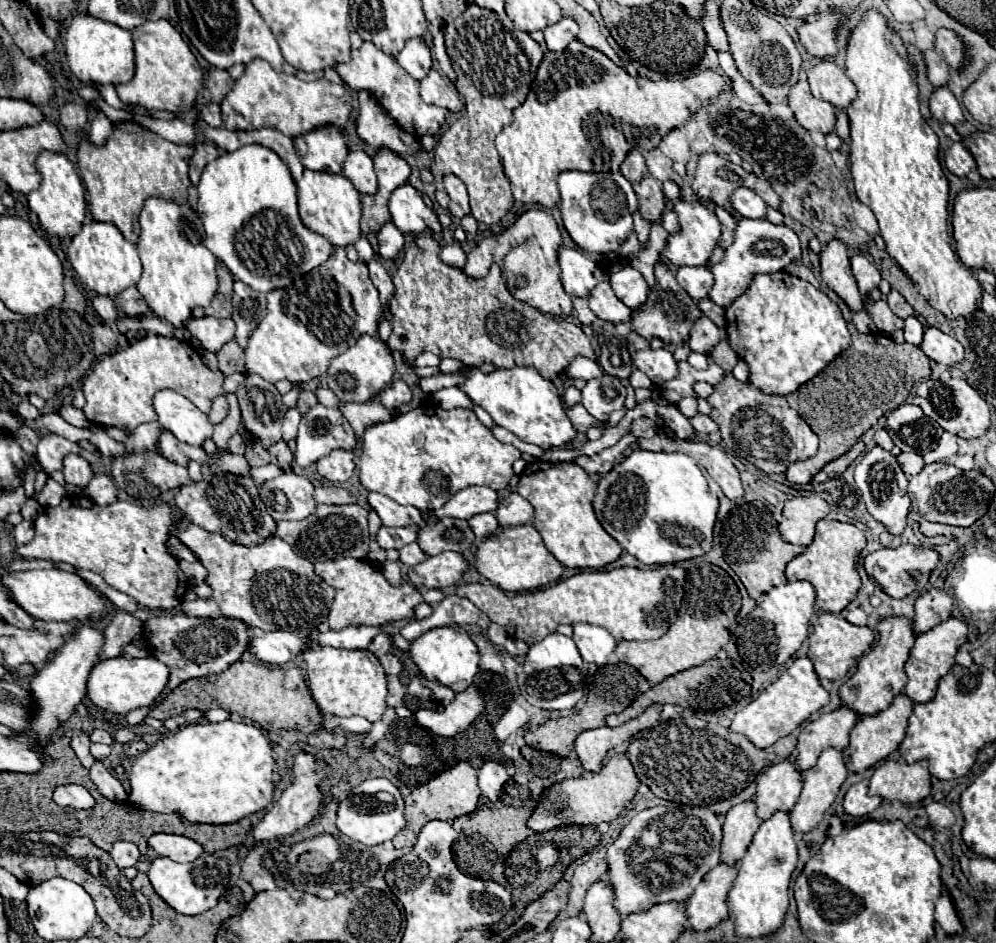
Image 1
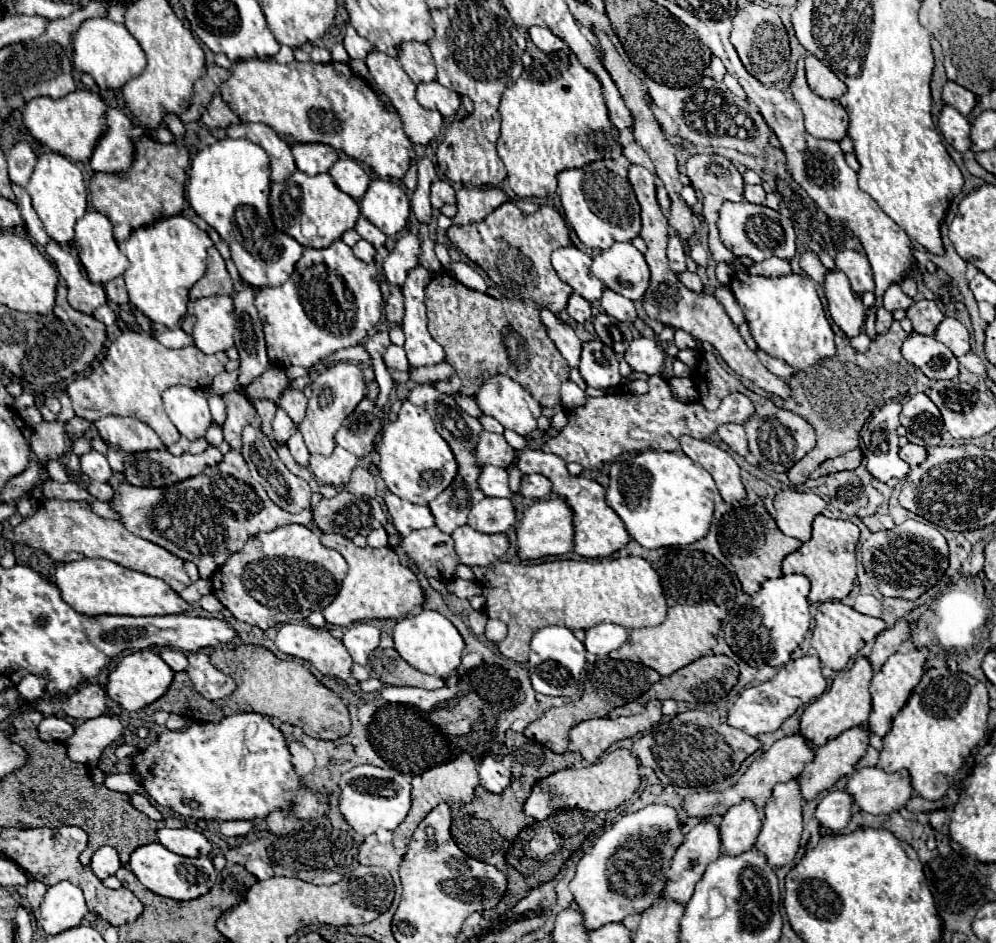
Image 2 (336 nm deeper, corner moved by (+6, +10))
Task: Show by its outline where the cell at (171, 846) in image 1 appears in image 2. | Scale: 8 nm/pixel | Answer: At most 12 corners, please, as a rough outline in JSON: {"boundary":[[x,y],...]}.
{"boundary":[[161,828],[157,840],[179,856],[207,856],[195,828]]}

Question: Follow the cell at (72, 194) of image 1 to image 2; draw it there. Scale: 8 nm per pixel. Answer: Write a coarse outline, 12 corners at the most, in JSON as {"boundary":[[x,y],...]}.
{"boundary":[[37,160],[27,192],[51,240],[69,244],[87,210],[81,170]]}

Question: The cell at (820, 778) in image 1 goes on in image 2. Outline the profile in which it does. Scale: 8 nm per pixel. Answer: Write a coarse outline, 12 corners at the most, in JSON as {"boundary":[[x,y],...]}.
{"boundary":[[777,784],[755,842],[775,868],[795,860],[805,800]]}

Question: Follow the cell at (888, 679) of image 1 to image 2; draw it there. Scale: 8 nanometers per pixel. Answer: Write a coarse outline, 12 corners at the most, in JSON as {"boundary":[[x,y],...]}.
{"boundary":[[859,656],[805,708],[799,734],[823,746],[871,714],[871,662]]}

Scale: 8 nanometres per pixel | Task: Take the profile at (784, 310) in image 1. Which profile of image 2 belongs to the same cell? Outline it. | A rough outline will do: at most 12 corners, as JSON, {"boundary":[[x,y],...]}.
{"boundary":[[737,272],[753,340],[803,370],[835,354],[815,282]]}

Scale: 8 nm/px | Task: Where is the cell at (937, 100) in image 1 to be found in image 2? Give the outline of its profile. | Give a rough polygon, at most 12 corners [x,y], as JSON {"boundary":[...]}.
{"boundary":[[943,106],[939,130],[957,150],[967,152],[969,120],[953,106]]}

